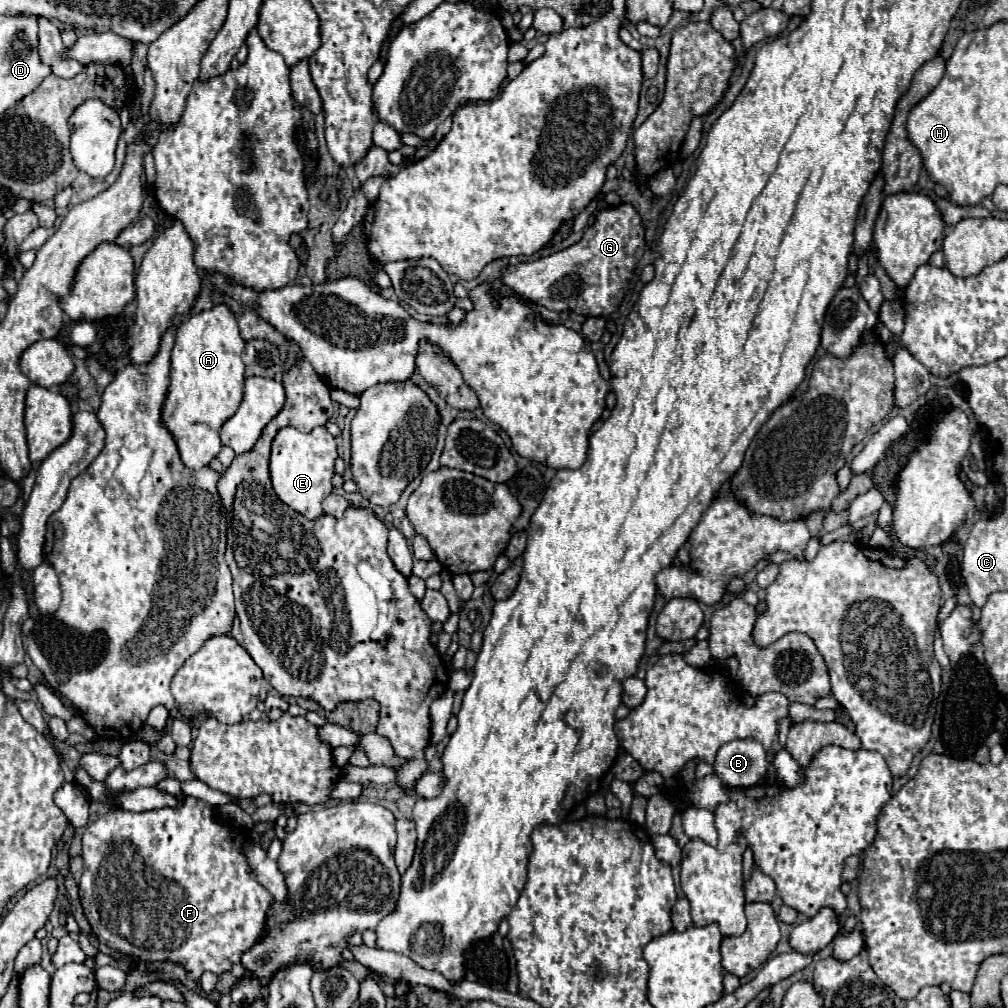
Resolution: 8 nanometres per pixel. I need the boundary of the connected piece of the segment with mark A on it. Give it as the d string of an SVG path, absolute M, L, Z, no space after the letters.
M216 304L210 310L202 310L186 318L174 338L172 348L172 372L170 388L164 404L164 424L172 432L182 462L200 470L218 456L220 428L238 410L244 392L244 362L240 358L244 350L238 320L230 306Z

